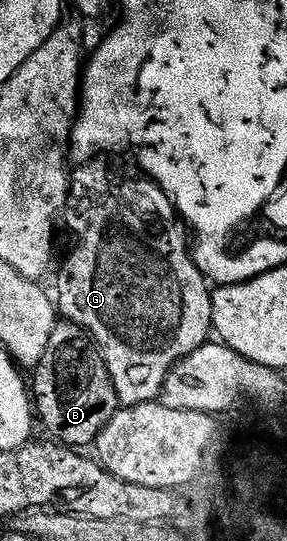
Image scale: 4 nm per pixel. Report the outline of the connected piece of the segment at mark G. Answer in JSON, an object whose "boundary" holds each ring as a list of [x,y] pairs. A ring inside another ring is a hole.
{"boundary":[[[107,160],[84,162],[73,170],[73,190],[79,193],[75,202],[75,210],[79,213],[75,238],[79,243],[64,260],[63,271],[59,274],[57,310],[66,321],[83,327],[95,339],[120,403],[136,406],[156,401],[163,393],[171,368],[197,348],[207,345],[213,334],[212,287],[199,271],[192,251],[191,254],[187,251],[184,227],[163,219],[174,219],[177,214],[167,193],[150,178],[118,170],[103,161]]]}

